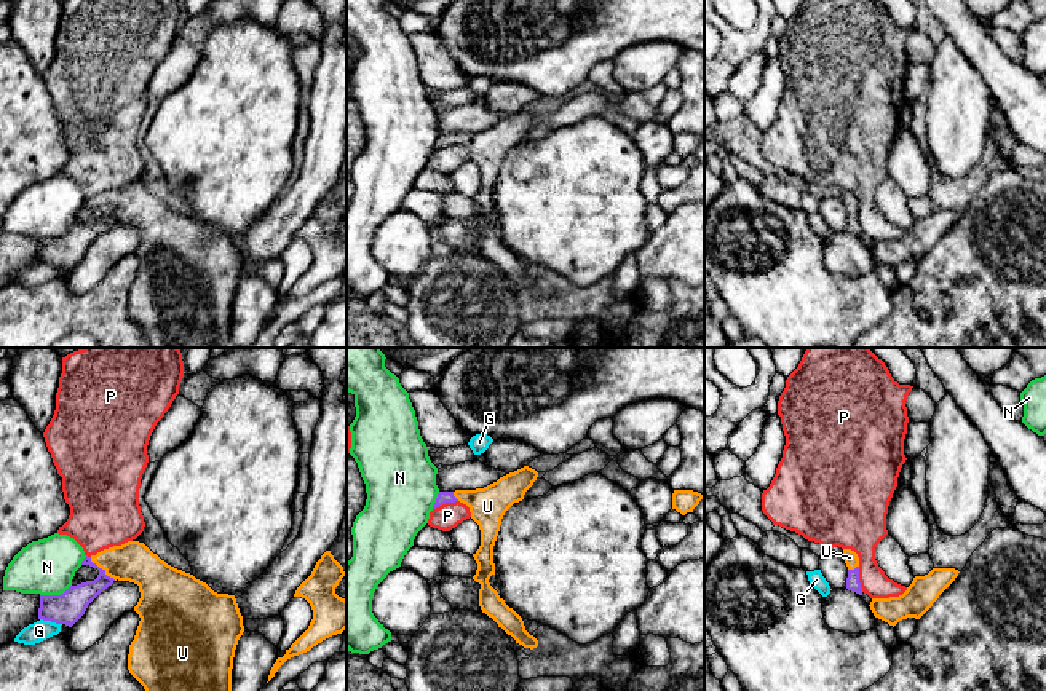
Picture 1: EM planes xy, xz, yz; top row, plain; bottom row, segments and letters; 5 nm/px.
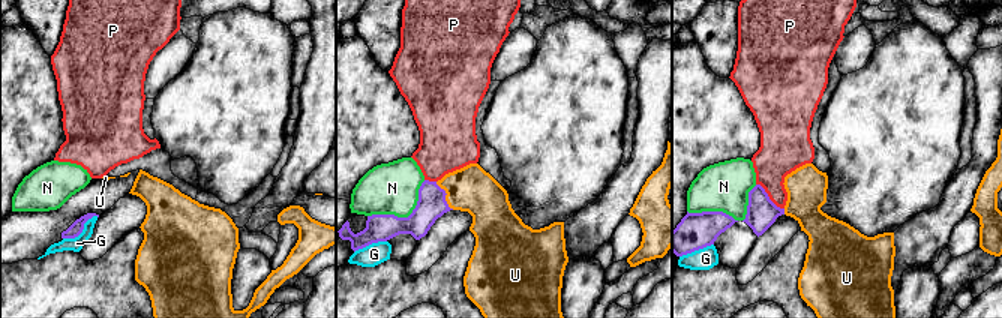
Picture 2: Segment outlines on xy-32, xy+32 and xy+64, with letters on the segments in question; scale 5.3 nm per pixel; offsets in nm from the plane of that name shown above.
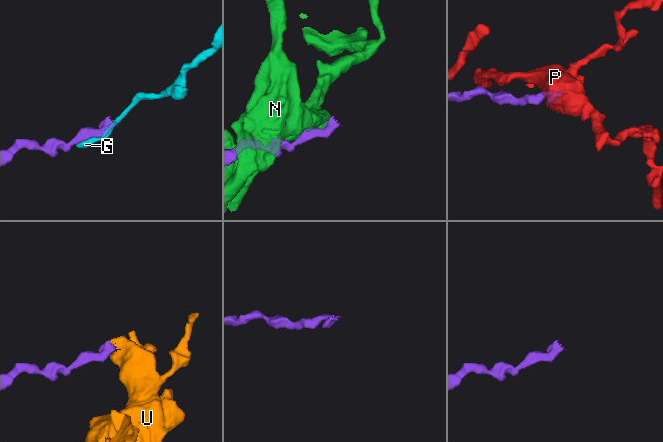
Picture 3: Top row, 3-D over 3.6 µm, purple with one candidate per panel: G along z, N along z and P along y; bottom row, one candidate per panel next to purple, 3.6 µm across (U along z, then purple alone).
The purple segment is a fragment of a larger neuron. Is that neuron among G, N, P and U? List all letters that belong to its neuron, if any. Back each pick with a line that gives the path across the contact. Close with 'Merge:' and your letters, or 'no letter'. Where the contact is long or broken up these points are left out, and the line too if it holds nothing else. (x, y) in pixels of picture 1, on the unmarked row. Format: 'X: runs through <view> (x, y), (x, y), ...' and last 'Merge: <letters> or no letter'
U: runs through xy (69, 249), (103, 221), (103, 213), (115, 205), (134, 205)
Merge: U

